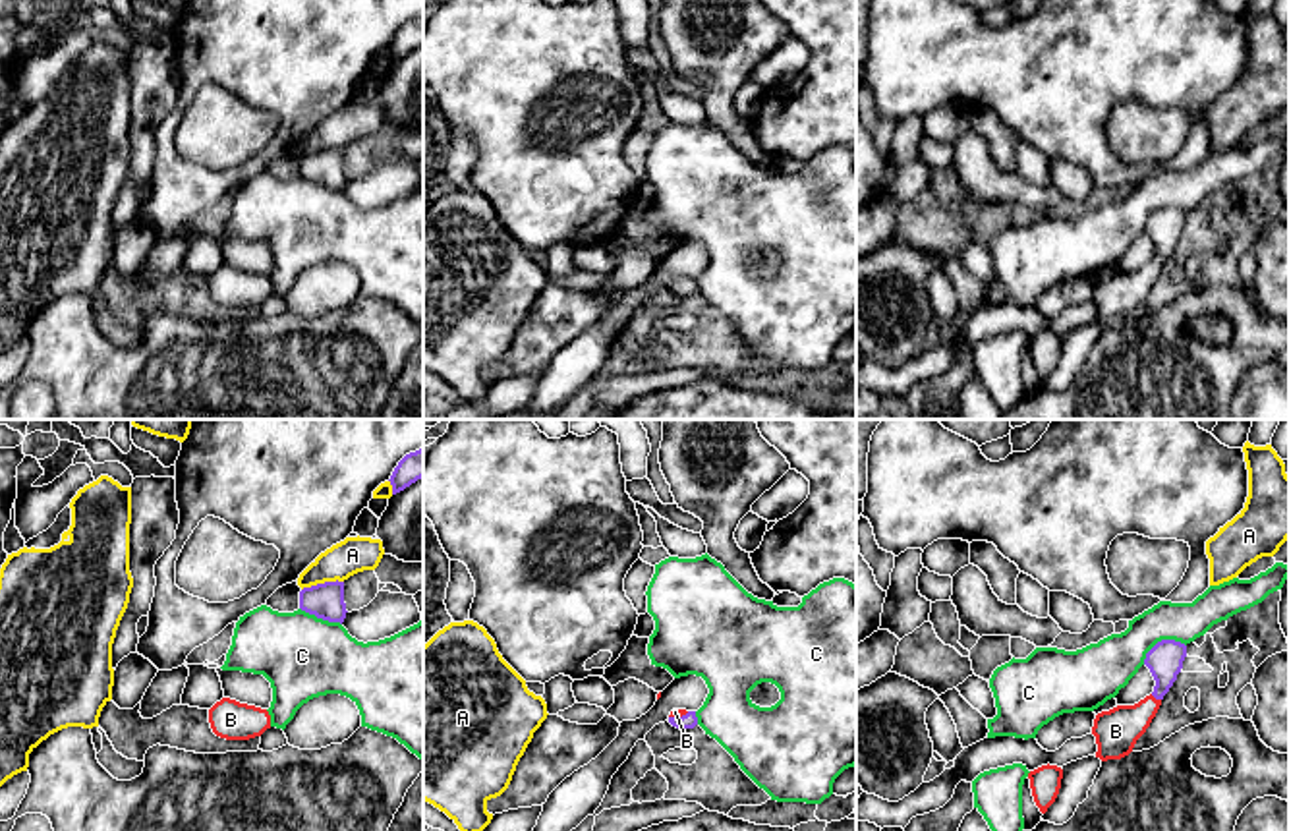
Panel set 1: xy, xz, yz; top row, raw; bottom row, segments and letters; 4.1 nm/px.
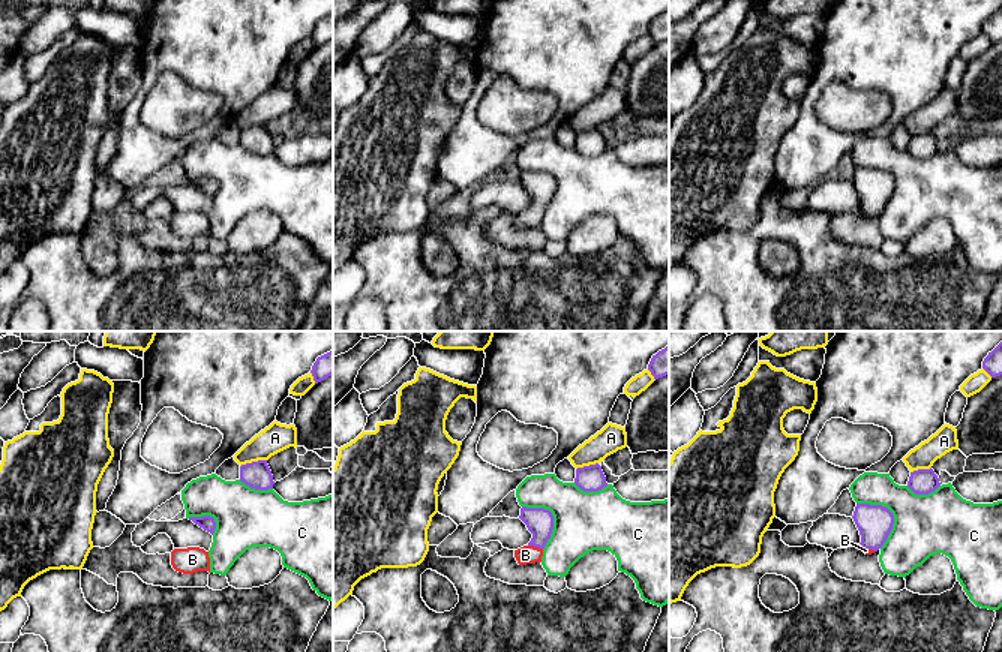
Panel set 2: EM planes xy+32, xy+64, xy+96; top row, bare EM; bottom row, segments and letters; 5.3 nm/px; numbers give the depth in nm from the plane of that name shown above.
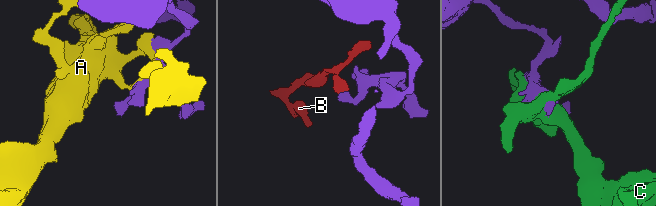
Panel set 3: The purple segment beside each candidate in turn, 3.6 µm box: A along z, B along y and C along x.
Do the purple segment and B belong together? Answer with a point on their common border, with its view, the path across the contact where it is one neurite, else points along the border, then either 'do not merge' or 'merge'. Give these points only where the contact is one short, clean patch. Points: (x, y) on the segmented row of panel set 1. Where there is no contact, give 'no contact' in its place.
meets purple in yz at (1156, 698); runs through yz (1166, 658), (1164, 683), (1156, 698), (1135, 719), (1116, 731); merge

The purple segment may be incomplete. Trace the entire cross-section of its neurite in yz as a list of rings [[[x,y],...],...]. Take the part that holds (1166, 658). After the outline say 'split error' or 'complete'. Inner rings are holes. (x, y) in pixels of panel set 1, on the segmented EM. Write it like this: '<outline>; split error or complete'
[[[1161,640],[1146,653],[1144,665],[1156,680],[1154,692],[1134,705],[1117,705],[1096,715],[1092,727],[1098,744],[1096,758],[1121,759],[1132,752],[1177,680],[1185,657],[1187,645],[1175,640]]]; split error

